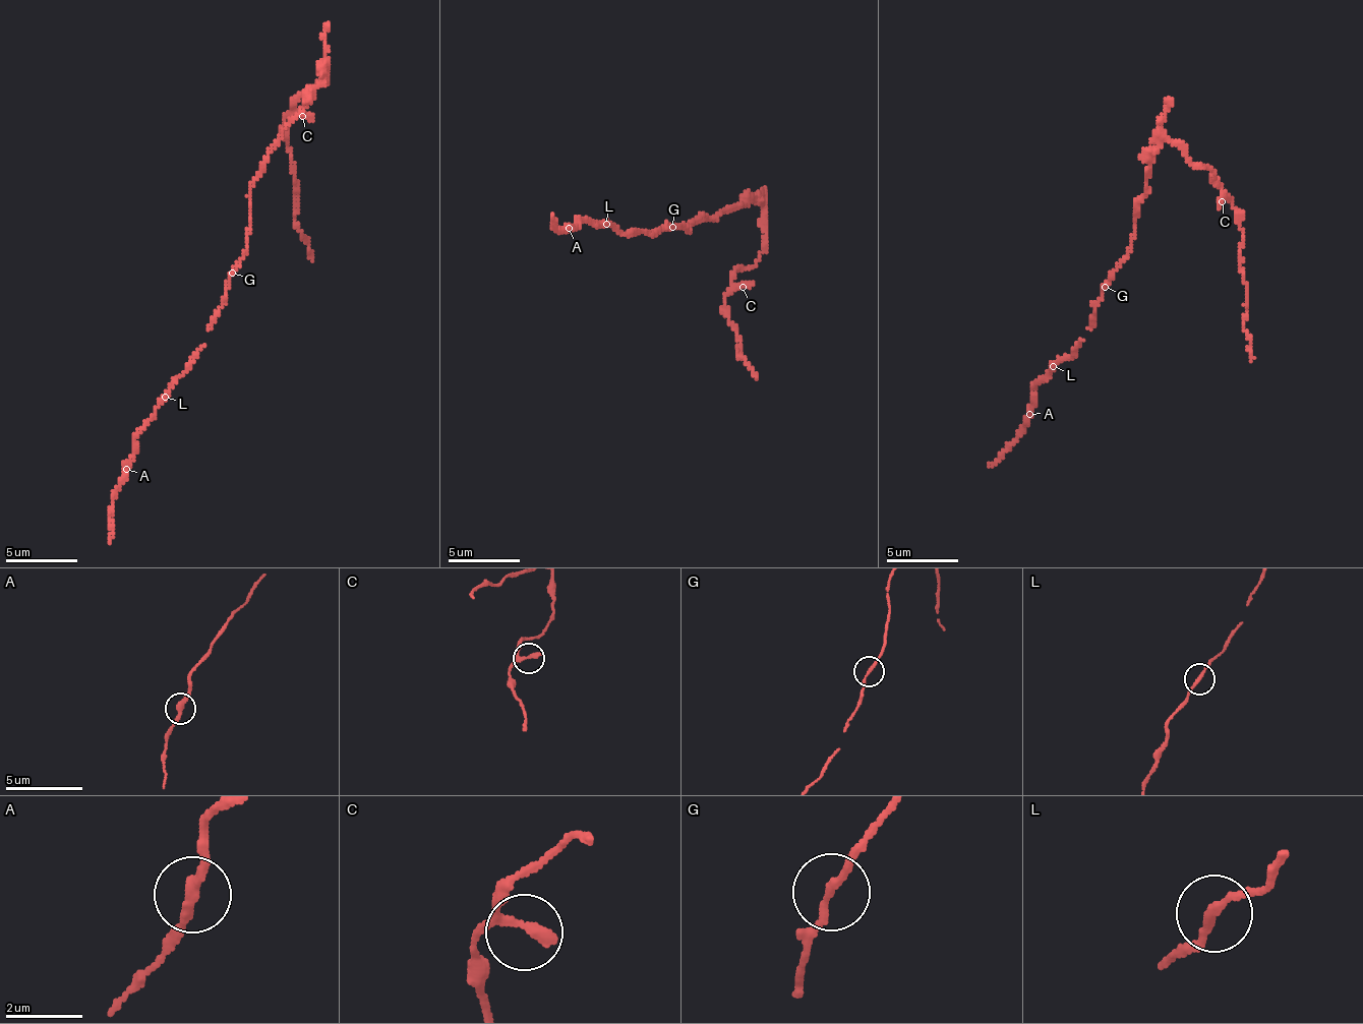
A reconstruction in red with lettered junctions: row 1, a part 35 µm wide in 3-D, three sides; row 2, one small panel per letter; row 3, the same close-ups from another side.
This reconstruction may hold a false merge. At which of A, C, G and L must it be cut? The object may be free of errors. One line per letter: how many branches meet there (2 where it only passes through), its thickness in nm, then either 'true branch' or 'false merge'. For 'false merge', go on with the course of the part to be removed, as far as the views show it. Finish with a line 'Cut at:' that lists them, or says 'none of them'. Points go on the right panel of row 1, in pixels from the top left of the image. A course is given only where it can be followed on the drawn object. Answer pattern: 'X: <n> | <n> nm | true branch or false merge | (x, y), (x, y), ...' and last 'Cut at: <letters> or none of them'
A: 2 | 280 nm | true branch
C: 2 | 240 nm | true branch
G: 2 | 160 nm | true branch
L: 2 | 190 nm | true branch
Cut at: none of them

